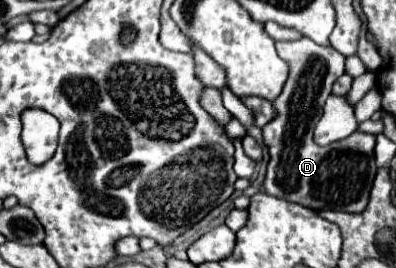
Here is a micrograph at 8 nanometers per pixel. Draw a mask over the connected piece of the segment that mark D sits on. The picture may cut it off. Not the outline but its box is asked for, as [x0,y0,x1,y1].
[262,38,378,214]

